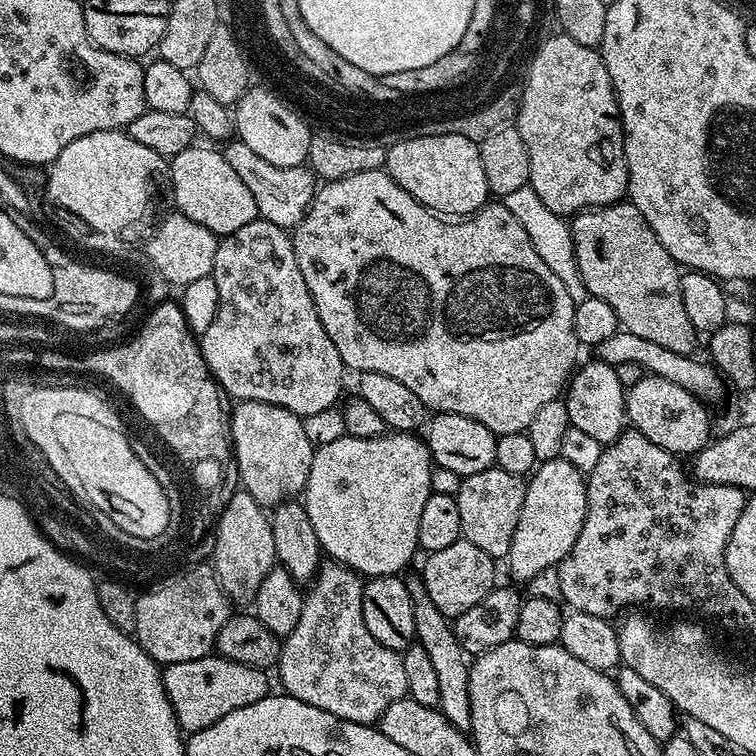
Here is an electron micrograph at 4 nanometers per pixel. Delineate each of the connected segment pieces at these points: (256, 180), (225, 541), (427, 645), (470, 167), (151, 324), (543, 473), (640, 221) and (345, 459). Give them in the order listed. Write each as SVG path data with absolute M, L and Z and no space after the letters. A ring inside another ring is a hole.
M233 138L223 145L222 148L226 162L230 162L234 174L246 182L250 194L254 194L256 211L259 219L274 222L274 226L285 230L295 229L302 222L304 215L316 196L318 187L317 177L311 168L307 166L274 166L274 162L266 162L266 158L254 154L246 142Z
M235 491L229 504L222 510L220 520L216 524L210 564L229 601L232 602L255 601L258 586L262 586L266 574L270 574L270 570L277 567L272 521L269 513L249 492Z
M423 575L407 577L404 580L406 590L410 590L410 602L414 602L414 626L416 627L415 643L418 643L429 655L434 670L438 674L438 707L452 725L460 732L472 731L472 711L470 710L470 657L462 650L458 638L452 629L452 620L430 602L426 594Z
M434 134L397 140L393 148L387 149L386 171L394 182L398 182L398 186L402 186L402 190L406 190L406 194L445 218L467 218L490 200L486 170L482 170L479 143L470 138L462 138L462 134Z
M179 303L158 305L129 344L120 344L105 352L96 350L92 354L95 369L108 373L121 388L127 389L136 404L144 408L144 416L148 420L156 420L156 424L160 424L160 432L164 432L164 436L168 436L168 440L172 440L180 452L188 452L188 456L224 456L224 434L230 430L230 420L220 401L222 389L206 366L197 337L188 328Z
M561 458L539 461L527 477L522 514L518 514L518 526L514 530L514 538L510 538L510 550L506 557L509 574L516 580L530 582L547 568L559 566L566 554L570 554L578 534L582 534L582 522L586 522L587 509L585 473Z
M630 202L608 204L605 208L590 208L575 213L571 217L570 227L578 274L582 274L586 290L589 296L602 298L602 302L612 307L621 329L630 334L638 334L638 338L646 338L666 350L674 350L674 354L687 356L695 353L698 333L686 314L685 304L682 303L681 269L676 259L666 250L666 246L658 242L658 234L650 230L650 222L642 218L638 209Z
M389 431L383 436L358 438L345 434L334 442L326 442L326 446L315 449L310 462L310 478L306 478L306 486L302 493L302 503L306 514L310 514L310 522L314 525L314 534L318 534L318 542L325 557L331 558L335 563L344 564L348 568L360 573L361 577L373 576L400 576L403 568L415 558L420 548L418 542L418 521L422 519L422 509L426 506L426 498L430 498L432 491L432 470L434 461L427 443L419 435L410 432Z

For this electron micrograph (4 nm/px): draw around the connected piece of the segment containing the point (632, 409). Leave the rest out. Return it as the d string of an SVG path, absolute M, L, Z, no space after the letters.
M651 374L644 375L642 382L626 392L627 423L635 431L650 438L654 446L662 446L662 450L680 458L688 458L702 451L713 439L712 424L708 421L708 412L704 408L707 408L705 401L682 390L682 386Z

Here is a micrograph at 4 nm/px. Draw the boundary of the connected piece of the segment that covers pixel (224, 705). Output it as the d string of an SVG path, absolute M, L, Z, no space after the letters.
M219 654L194 658L194 662L174 662L163 669L162 675L166 698L184 734L206 730L206 726L214 726L218 718L226 718L226 714L242 710L242 706L254 706L254 702L270 692L269 673L265 669L230 662L230 658Z

